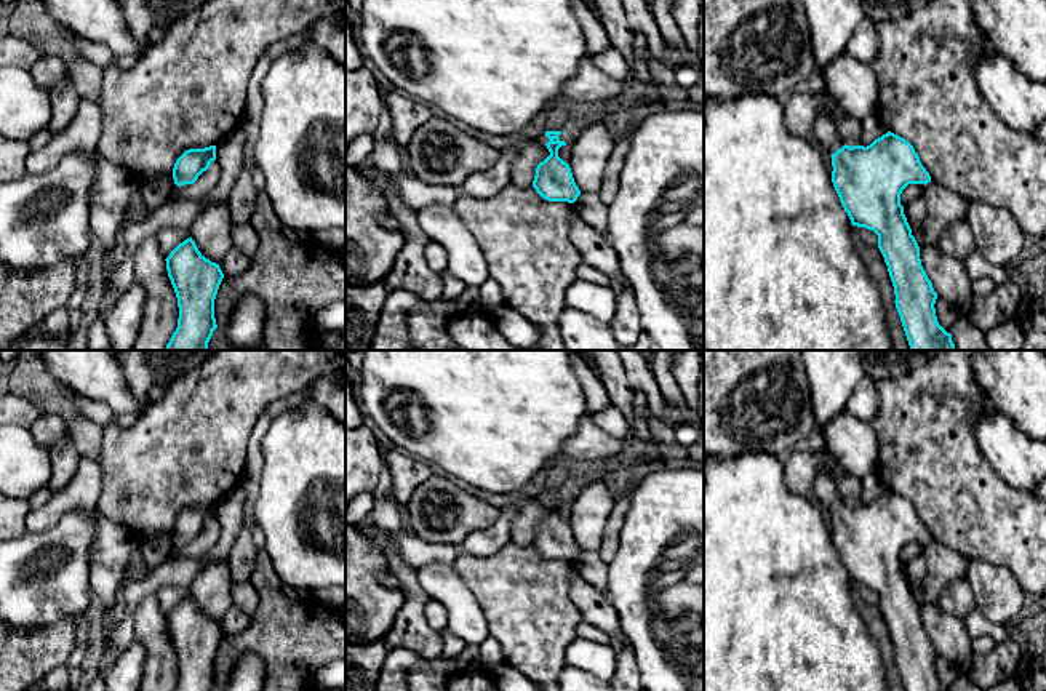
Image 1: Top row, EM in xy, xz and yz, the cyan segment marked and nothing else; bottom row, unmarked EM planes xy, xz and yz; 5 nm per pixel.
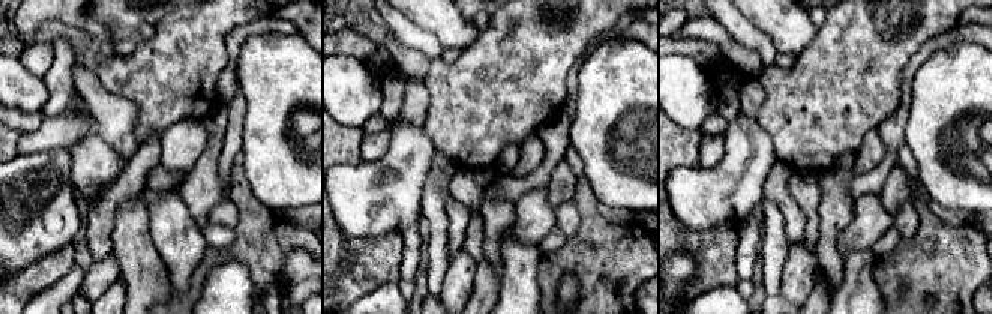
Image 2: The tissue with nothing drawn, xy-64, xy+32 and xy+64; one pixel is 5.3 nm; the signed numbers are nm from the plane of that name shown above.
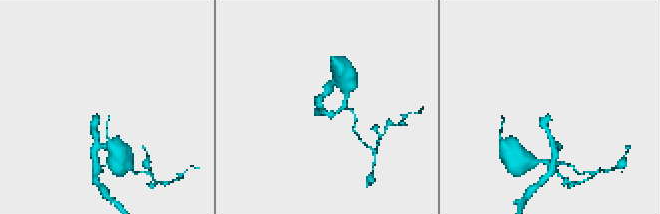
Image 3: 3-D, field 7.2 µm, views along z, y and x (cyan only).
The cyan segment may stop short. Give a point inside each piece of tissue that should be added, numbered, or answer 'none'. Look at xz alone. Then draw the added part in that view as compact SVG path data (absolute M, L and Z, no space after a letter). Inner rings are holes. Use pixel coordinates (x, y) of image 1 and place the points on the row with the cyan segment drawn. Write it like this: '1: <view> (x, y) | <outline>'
1: xz (558, 119) | M553 104L547 110L545 130L547 131L565 131L573 123L569 110L561 104Z

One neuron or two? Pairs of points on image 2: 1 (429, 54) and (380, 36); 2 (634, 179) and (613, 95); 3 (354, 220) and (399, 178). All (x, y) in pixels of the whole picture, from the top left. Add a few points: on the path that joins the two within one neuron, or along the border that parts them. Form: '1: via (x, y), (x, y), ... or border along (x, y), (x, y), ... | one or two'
1: border along (398, 39), (416, 48), (426, 62) | two
2: via (613, 161), (605, 153), (605, 116) | one
3: via (365, 209), (389, 188) | one

